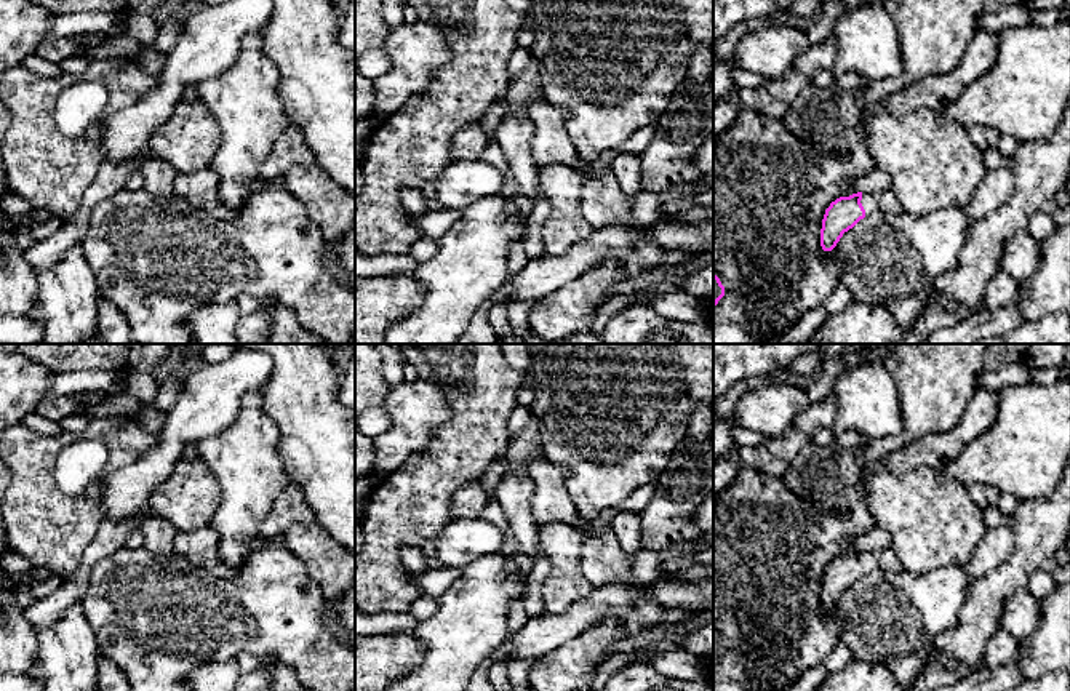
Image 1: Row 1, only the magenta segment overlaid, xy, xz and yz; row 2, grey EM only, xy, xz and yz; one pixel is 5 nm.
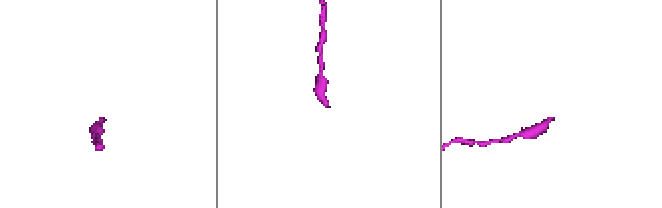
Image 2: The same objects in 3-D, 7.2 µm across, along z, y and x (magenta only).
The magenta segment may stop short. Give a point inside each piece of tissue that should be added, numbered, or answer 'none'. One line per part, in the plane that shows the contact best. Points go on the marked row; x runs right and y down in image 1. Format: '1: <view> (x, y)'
1: yz (888, 202)

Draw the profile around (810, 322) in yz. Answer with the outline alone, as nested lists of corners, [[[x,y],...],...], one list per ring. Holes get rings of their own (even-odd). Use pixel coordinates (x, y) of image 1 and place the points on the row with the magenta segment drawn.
[[[824,306],[812,307],[804,312],[795,325],[761,344],[808,344],[828,315],[830,314]]]

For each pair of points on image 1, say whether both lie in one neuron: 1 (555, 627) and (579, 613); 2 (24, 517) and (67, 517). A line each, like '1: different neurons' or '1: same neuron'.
1: same neuron
2: same neuron

